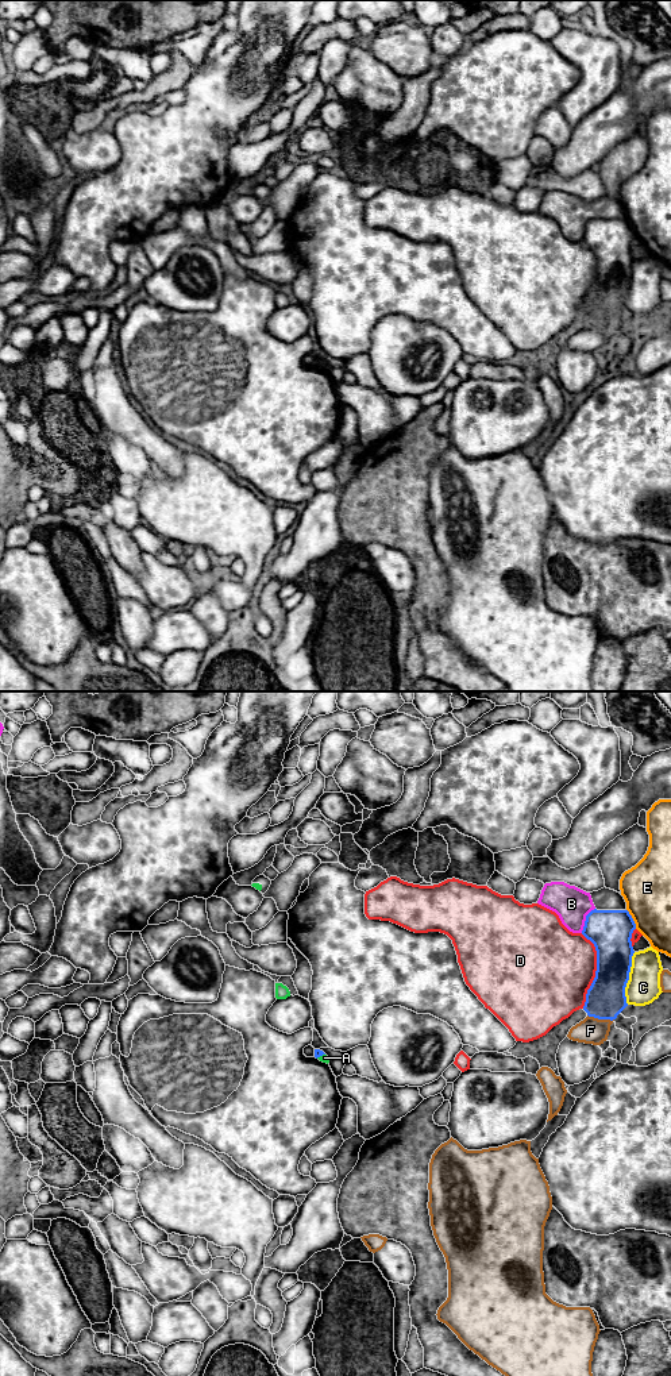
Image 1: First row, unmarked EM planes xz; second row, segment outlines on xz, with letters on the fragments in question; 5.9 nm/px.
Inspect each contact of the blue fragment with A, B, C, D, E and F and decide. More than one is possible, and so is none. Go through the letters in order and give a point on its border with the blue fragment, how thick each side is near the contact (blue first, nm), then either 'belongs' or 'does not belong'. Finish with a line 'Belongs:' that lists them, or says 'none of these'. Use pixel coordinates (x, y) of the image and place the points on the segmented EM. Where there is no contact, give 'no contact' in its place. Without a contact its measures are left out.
A: meets blue in xz at (320, 1055); 50 nm thick on the blue side, 50 nm on the other; does not belong
B: meets blue in xz at (586, 920); 260 nm thick on the blue side, 200 nm on the other; does not belong
C: meets blue in xz at (628, 978); 240 nm thick on the blue side, 200 nm on the other; does not belong
D: meets blue in xz at (597, 970); 260 nm thick on the blue side, 460 nm on the other; does not belong
E: meets blue in xz at (632, 918); 260 nm thick on the blue side, 300 nm on the other; does not belong
F: meets blue in xz at (601, 1018); 240 nm thick on the blue side, 160 nm on the other; does not belong
Belongs: none of these

